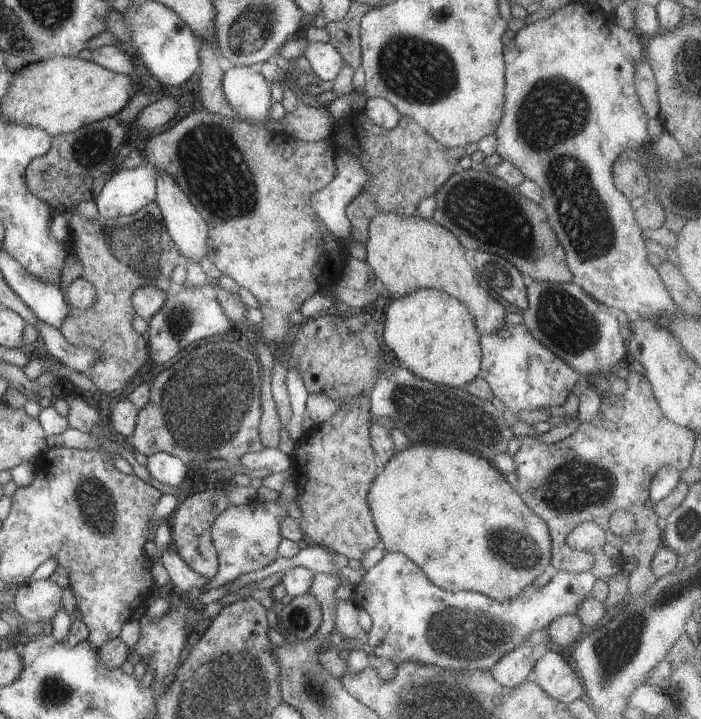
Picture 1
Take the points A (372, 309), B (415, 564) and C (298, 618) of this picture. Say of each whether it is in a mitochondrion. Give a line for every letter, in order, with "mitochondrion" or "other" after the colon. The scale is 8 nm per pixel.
A: other
B: other
C: mitochondrion

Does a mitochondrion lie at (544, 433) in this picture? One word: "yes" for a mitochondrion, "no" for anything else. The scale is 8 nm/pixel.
no

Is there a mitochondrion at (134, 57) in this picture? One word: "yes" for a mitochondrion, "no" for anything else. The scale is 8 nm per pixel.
no

